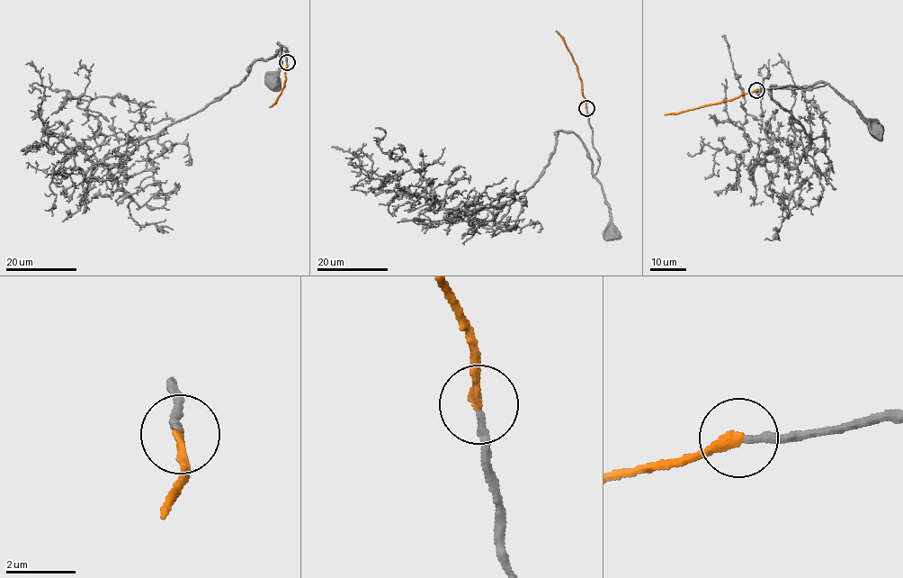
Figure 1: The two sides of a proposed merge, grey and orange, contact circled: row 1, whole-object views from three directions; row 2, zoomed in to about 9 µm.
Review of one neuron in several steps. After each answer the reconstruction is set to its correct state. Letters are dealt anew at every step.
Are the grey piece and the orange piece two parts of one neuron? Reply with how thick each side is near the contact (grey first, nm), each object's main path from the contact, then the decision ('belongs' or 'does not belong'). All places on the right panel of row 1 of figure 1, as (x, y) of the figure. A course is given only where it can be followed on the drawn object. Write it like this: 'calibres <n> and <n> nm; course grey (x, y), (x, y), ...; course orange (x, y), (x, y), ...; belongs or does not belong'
calibres 180 and 200 nm; course grey (756, 90), (795, 85), (804, 89), (828, 84), (871, 124), (879, 124), (879, 130); course orange (756, 90), (719, 103), (665, 114); belongs

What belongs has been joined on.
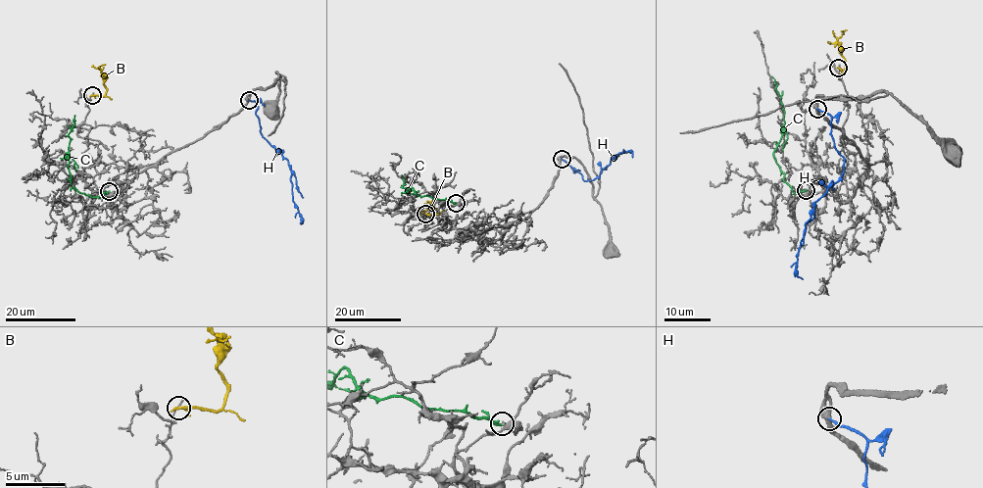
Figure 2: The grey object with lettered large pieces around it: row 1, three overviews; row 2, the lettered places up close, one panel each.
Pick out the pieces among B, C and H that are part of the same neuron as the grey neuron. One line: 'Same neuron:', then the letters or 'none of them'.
Same neuron: none of them

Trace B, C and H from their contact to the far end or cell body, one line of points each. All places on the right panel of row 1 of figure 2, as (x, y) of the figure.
B: (838, 67), (842, 73), (845, 61), (838, 39), (844, 33), (841, 31)
C: (805, 189), (797, 193), (792, 191), (778, 166), (774, 150), (783, 133), (784, 111), (771, 76)
H: (816, 108), (831, 117), (844, 169), (806, 225), (797, 257), (803, 279)

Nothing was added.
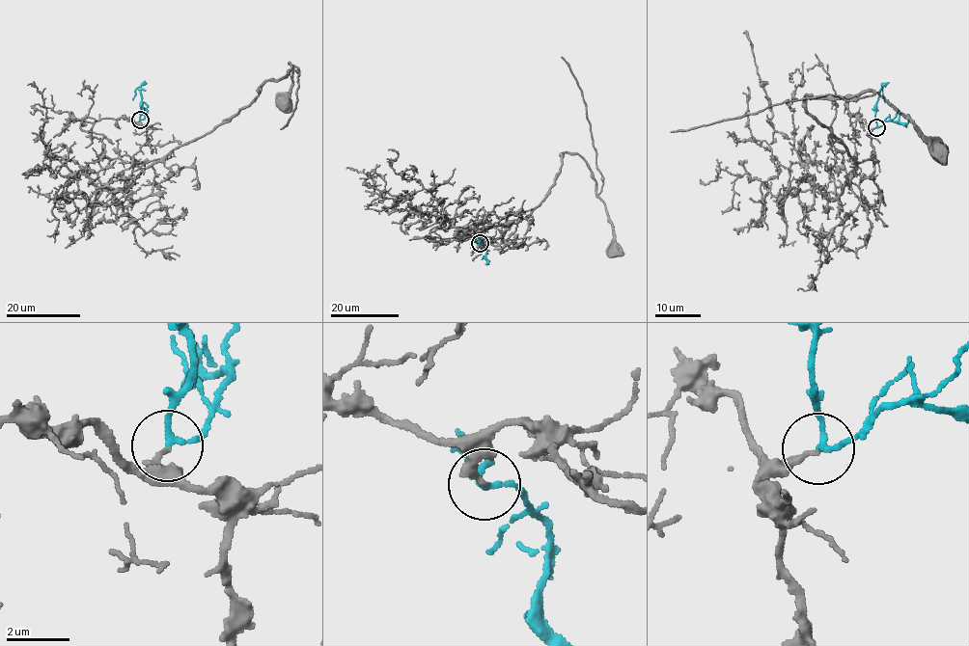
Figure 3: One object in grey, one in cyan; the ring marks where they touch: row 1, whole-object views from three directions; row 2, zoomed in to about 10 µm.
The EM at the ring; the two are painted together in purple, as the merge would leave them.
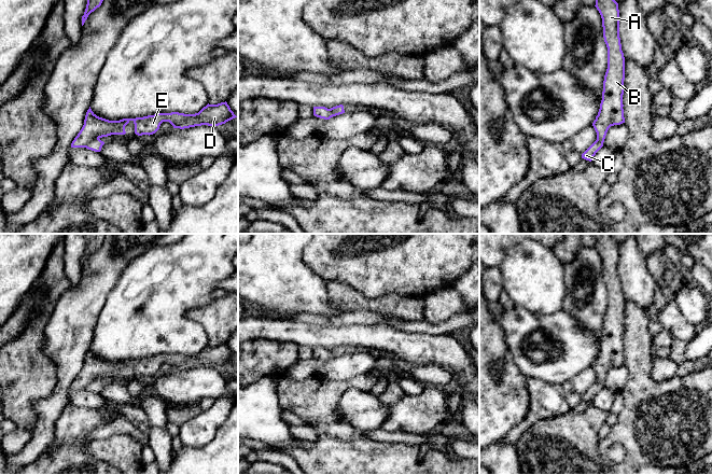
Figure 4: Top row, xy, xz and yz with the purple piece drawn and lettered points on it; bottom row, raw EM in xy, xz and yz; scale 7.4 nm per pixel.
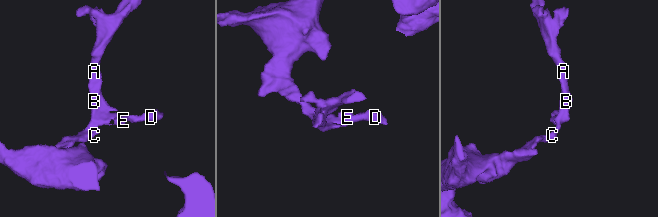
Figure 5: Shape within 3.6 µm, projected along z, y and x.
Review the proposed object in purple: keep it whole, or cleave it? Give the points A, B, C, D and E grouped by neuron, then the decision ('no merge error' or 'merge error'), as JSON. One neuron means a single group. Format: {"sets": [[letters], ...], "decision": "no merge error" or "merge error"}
{"sets": [["A", "B", "C", "D", "E"]], "decision": "no merge error"}

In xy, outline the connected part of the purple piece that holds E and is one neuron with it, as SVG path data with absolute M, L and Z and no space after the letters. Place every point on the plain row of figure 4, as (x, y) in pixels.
M227 344L218 346L207 346L198 354L184 355L179 353L157 354L136 360L123 360L120 362L109 362L97 358L90 350L87 351L84 366L78 377L71 385L71 389L86 389L88 391L100 393L103 382L102 378L111 376L125 376L125 367L132 362L135 365L135 375L138 377L153 376L163 363L169 363L173 369L190 369L195 367L208 366L219 367L237 359L231 351Z

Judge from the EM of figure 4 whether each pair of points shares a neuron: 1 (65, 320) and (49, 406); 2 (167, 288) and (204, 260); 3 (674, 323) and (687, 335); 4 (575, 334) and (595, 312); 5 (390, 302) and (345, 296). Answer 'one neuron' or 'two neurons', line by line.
1: one neuron
2: one neuron
3: one neuron
4: two neurons
5: one neuron

